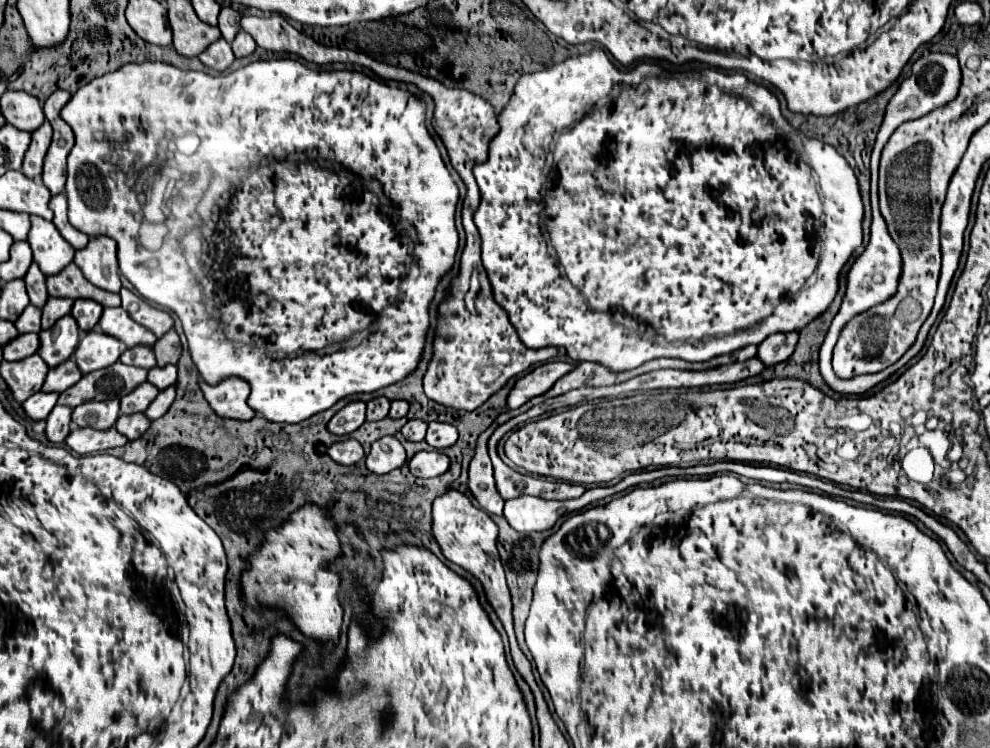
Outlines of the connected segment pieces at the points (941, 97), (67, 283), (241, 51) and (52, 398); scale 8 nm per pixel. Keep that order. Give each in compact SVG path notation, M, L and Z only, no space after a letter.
M932 52L932 54L924 54L920 56L910 70L910 76L902 80L898 92L892 96L886 114L884 114L884 122L880 126L874 150L872 150L872 160L870 160L870 202L872 208L878 208L878 162L880 162L880 152L884 148L884 144L888 142L888 138L894 134L894 130L908 122L908 120L916 120L926 116L928 112L952 102L958 94L960 88L960 66L958 66L958 58L952 54L942 54L942 52Z
M70 264L68 268L64 268L64 272L60 272L56 276L48 276L46 284L48 284L48 294L56 296L56 298L94 300L102 308L120 306L120 296L118 294L110 294L110 292L104 292L104 290L92 286L84 278L84 274L80 272L80 268L76 264Z
M240 30L240 32L236 34L234 42L232 42L232 50L234 50L236 58L244 58L244 56L250 56L250 54L254 52L254 48L256 48L256 42L254 42L254 38L252 38L248 32Z
M36 392L32 398L28 398L22 408L26 412L26 416L34 422L38 420L46 420L46 416L52 412L52 408L56 406L56 400L58 400L58 394L56 392Z

